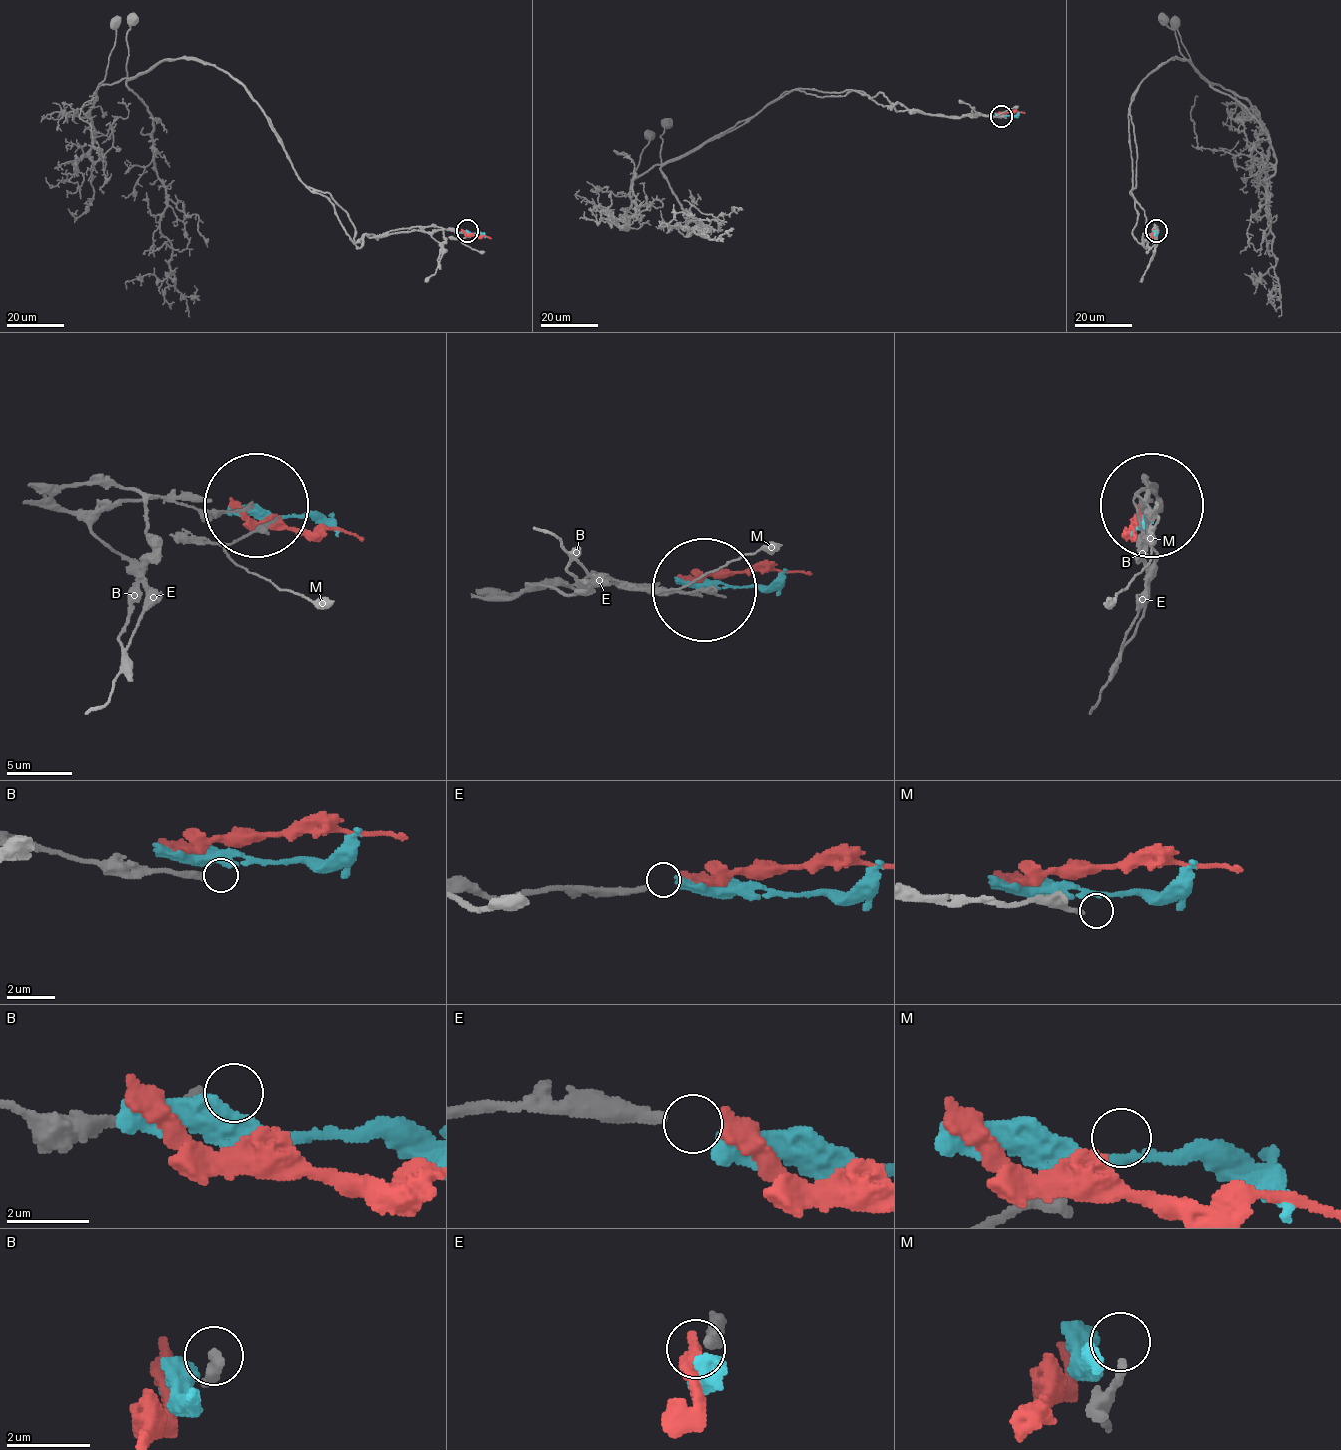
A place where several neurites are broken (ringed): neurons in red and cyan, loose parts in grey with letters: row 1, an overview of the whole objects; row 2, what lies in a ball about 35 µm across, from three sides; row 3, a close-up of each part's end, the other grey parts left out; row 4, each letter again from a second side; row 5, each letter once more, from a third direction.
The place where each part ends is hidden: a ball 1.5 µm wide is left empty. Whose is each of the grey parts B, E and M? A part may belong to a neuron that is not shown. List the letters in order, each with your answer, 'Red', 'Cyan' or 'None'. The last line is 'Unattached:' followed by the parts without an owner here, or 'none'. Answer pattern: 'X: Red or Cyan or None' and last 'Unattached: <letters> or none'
B: None
E: Cyan
M: None
Unattached: B, M

